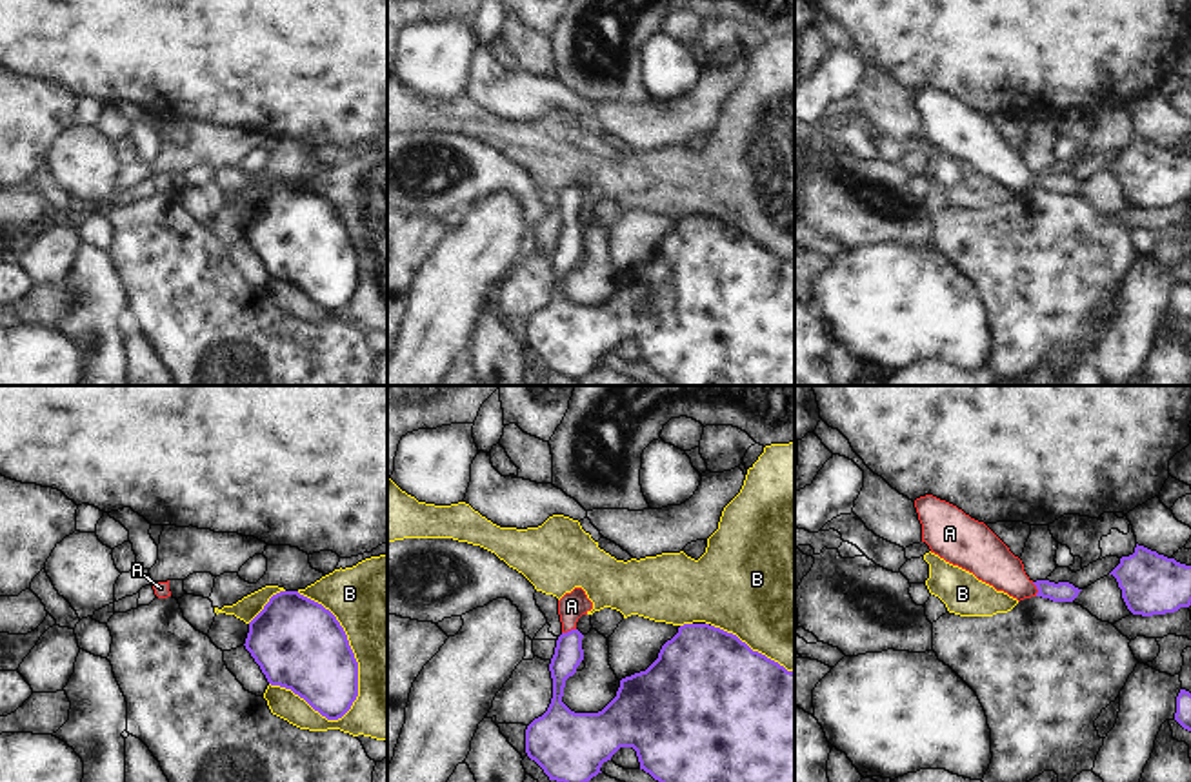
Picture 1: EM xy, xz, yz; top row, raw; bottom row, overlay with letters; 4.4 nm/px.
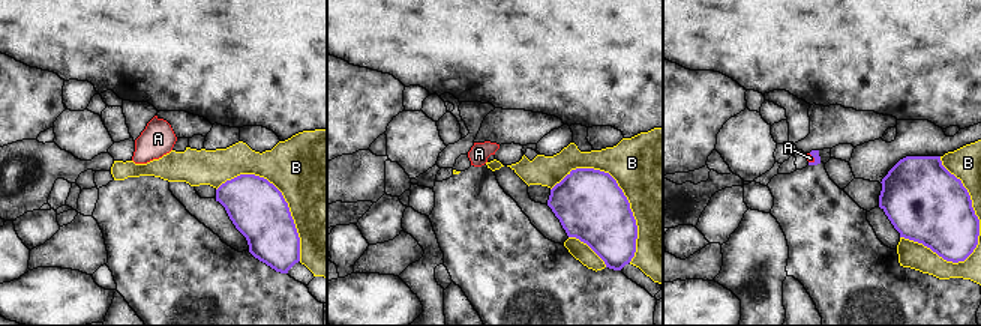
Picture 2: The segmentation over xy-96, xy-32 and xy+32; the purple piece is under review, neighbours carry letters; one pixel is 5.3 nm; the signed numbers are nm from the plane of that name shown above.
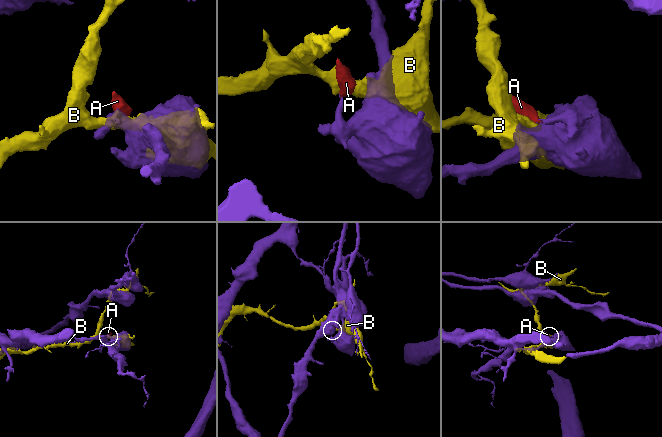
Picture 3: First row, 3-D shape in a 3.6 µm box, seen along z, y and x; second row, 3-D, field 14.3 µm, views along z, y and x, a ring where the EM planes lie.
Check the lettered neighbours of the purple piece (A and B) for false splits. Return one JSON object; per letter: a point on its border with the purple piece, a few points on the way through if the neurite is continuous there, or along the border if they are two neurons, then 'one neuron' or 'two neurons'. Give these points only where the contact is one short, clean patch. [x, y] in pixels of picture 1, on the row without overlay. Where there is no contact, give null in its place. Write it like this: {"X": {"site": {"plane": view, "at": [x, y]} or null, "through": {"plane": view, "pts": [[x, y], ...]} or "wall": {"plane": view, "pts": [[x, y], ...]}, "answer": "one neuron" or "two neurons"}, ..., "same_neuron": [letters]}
{"A": {"site": {"plane": "xz", "at": [568, 224]}, "through": {"plane": "xz", "pts": [[568, 248], [568, 224], [571, 199]]}, "answer": "one neuron"}, "B": {"site": {"plane": "xy", "at": [351, 242]}, "answer": "two neurons"}, "same_neuron": ["A"]}

